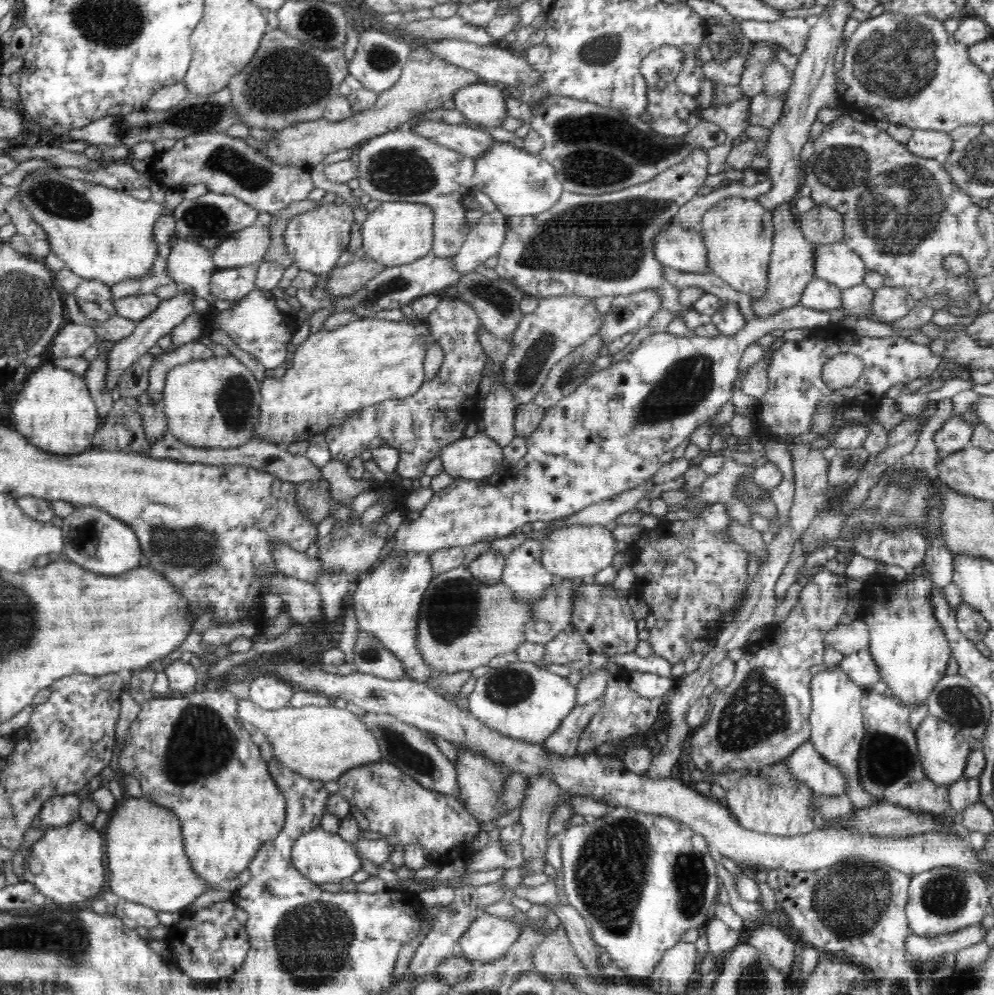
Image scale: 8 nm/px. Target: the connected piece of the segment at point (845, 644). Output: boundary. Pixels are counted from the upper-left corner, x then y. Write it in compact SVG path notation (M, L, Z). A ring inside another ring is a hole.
M862 617L853 621L844 620L828 630L824 636L825 645L830 645L845 655L868 649L869 642L869 628Z

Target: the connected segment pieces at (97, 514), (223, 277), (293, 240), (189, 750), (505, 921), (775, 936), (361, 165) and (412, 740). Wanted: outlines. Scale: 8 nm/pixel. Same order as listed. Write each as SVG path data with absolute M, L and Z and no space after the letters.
M92 505L78 506L63 520L63 552L68 556L68 561L84 566L86 570L96 570L96 574L100 575L122 574L140 566L143 554L138 537L130 526L108 512Z
M259 262L217 269L210 280L210 293L218 300L238 301L255 288Z
M333 202L302 214L296 214L288 222L284 230L284 241L286 241L288 256L292 258L299 270L308 270L318 276L334 269L338 258L347 250L350 242L350 232L354 224L352 210L353 208L346 202L341 205Z
M221 683L222 691L204 690L201 687L188 694L169 694L166 696L155 696L141 705L140 712L130 723L125 743L119 756L118 768L120 775L130 775L139 779L142 793L148 802L156 803L164 808L170 809L182 825L182 834L184 834L184 849L188 855L194 873L202 878L203 882L208 882L209 886L215 889L226 887L227 883L236 878L242 871L248 869L252 858L255 858L256 852L264 842L276 838L276 835L283 829L286 816L286 803L284 795L280 792L274 777L269 773L266 762L260 754L259 740L255 735L244 729L240 723L237 714L237 699L226 690L227 685Z
M482 914L458 944L466 959L477 964L487 963L506 956L522 932L521 924L510 917Z
M768 922L759 924L746 943L764 953L770 965L774 965L786 978L791 977L795 942L781 928Z
M405 126L368 139L358 146L358 165L360 189L372 199L385 202L413 202L428 205L434 209L434 238L432 252L440 257L453 257L462 248L471 230L462 207L462 198L474 195L473 176L475 160L460 154L442 144L422 138Z
M366 711L366 714L360 717L360 721L366 724L368 730L372 731L372 735L376 737L376 742L380 745L382 761L399 767L404 774L411 776L428 790L459 798L460 789L455 764L438 749L432 739L426 736L426 731L406 724L399 718L386 713L376 714Z

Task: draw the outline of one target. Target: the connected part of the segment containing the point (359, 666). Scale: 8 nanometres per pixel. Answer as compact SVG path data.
M358 628L353 650L353 663L356 665L357 672L388 680L406 678L403 662L400 662L398 657L372 633Z

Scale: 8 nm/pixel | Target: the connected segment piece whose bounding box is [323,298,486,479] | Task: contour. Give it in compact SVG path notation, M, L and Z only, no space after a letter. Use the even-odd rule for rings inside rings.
M442 298L425 320L444 353L436 377L426 380L412 397L365 407L342 424L328 428L323 435L332 460L348 465L365 450L388 446L396 448L400 456L396 474L402 478L420 478L433 458L438 457L446 446L464 437L468 425L480 419L479 384L486 366L486 353L477 337L481 320L476 311L460 298Z

